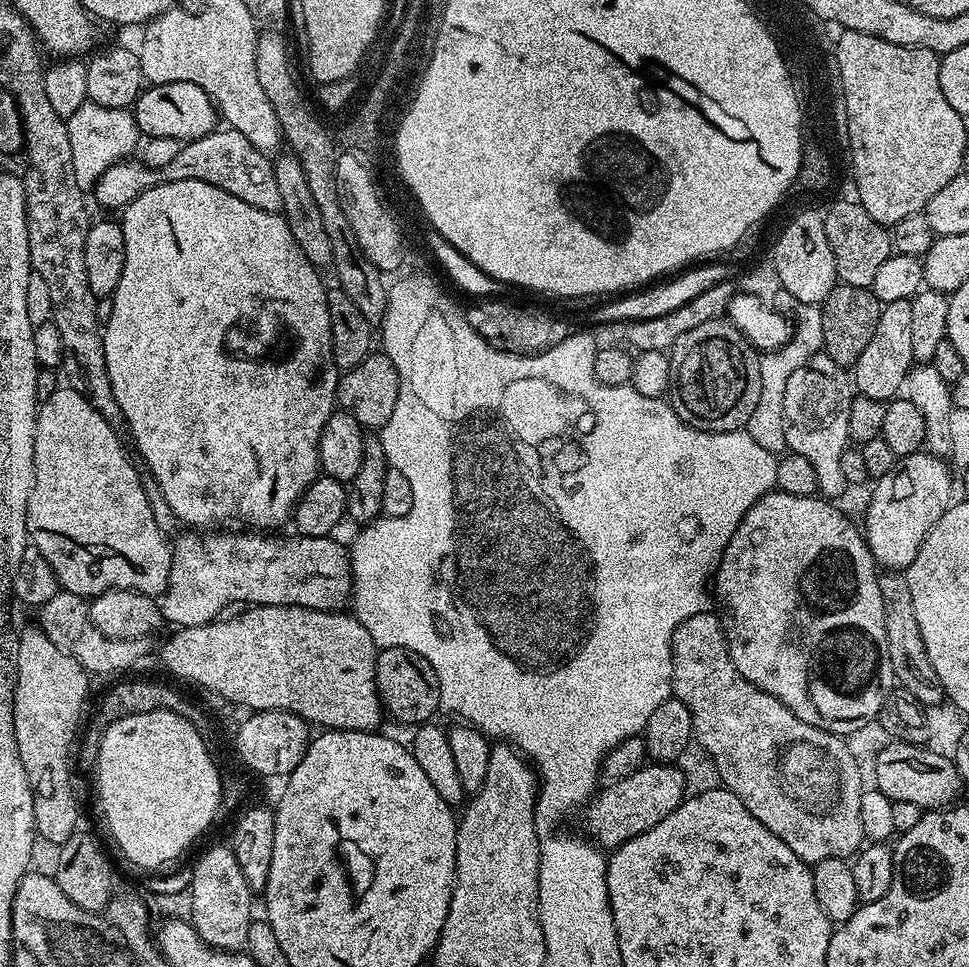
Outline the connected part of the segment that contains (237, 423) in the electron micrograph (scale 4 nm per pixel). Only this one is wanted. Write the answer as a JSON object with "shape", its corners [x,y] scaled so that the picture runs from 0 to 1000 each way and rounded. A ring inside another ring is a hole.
{"shape":[[[170,186],[160,190],[127,216],[126,223],[130,246],[130,275],[126,279],[126,287],[122,287],[122,296],[115,304],[117,321],[109,336],[109,383],[114,387],[114,399],[118,403],[118,416],[122,416],[126,424],[131,446],[136,446],[136,455],[149,475],[146,476],[148,483],[153,484],[159,494],[163,494],[163,503],[167,503],[167,511],[171,511],[171,519],[175,519],[175,527],[180,527],[183,539],[187,543],[194,542],[190,544],[195,547],[227,548],[232,544],[239,544],[243,538],[252,542],[248,544],[255,544],[260,548],[284,547],[281,546],[284,542],[300,535],[311,511],[326,495],[330,482],[328,461],[332,445],[348,421],[347,397],[352,386],[343,369],[338,303],[336,294],[330,291],[331,282],[319,271],[316,263],[308,259],[308,250],[303,250],[303,242],[299,242],[299,234],[295,234],[289,219],[266,217],[266,213],[258,213],[258,209],[250,209],[250,205],[241,205],[241,201],[233,201],[233,196],[226,192],[217,192],[213,188]],[[293,302],[297,302],[297,319],[301,322],[297,327],[297,335],[301,338],[302,350],[305,351],[301,369],[290,376],[273,371],[271,381],[267,371],[248,372],[252,370],[236,366],[229,355],[229,344],[233,337],[243,336],[247,332],[244,330],[263,310],[289,310]]]}

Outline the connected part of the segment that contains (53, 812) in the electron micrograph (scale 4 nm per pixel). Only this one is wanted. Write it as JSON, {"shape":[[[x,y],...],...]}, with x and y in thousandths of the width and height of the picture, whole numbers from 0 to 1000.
{"shape":[[[40,647],[20,655],[14,763],[19,767],[19,784],[23,784],[23,796],[27,796],[27,805],[31,809],[38,866],[55,875],[68,872],[80,858],[78,847],[83,840],[78,837],[78,823],[74,820],[76,794],[72,783],[79,768],[83,735],[91,720],[91,703],[93,699],[87,690],[72,675],[58,670]]]}

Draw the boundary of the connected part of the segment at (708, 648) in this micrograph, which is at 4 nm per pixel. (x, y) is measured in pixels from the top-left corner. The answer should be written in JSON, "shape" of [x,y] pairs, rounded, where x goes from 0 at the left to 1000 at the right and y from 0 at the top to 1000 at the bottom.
{"shape":[[[732,631],[724,635],[716,635],[716,639],[708,639],[708,643],[701,645],[693,657],[693,720],[704,725],[708,734],[712,734],[717,768],[719,770],[722,768],[731,777],[731,782],[735,785],[740,800],[743,801],[742,810],[752,815],[762,825],[766,825],[766,834],[770,834],[770,838],[774,838],[774,842],[778,842],[778,846],[782,846],[782,850],[786,850],[791,858],[803,862],[803,867],[807,867],[807,871],[811,871],[811,875],[815,875],[815,879],[819,879],[819,883],[824,883],[824,887],[828,887],[831,893],[841,896],[852,887],[878,886],[888,880],[894,869],[890,858],[890,821],[894,818],[894,810],[892,811],[892,802],[883,791],[883,782],[879,779],[878,771],[871,766],[874,764],[870,760],[853,757],[844,751],[836,751],[836,747],[828,747],[828,743],[824,743],[824,738],[819,738],[807,726],[803,726],[801,720],[796,720],[782,709],[770,705],[770,701],[762,697],[753,680],[749,650],[744,638],[740,634],[738,637],[737,633]]]}

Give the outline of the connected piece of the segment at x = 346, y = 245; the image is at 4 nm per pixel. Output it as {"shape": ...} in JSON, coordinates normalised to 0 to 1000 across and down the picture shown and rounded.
{"shape":[[[277,31],[266,36],[264,43],[264,64],[267,88],[275,93],[275,101],[279,101],[279,110],[283,110],[283,118],[287,118],[289,135],[295,149],[298,149],[300,160],[312,168],[312,176],[316,180],[316,192],[320,192],[320,202],[332,221],[332,231],[336,234],[336,242],[341,242],[341,259],[343,260],[342,276],[347,277],[346,293],[381,329],[395,328],[400,315],[400,298],[395,294],[394,282],[377,267],[366,245],[365,235],[354,220],[347,195],[346,176],[349,154],[343,150],[338,137],[332,125],[326,121],[327,113],[323,104],[314,100],[314,91],[301,71],[301,58],[297,55],[297,46],[288,37],[287,32]]]}

